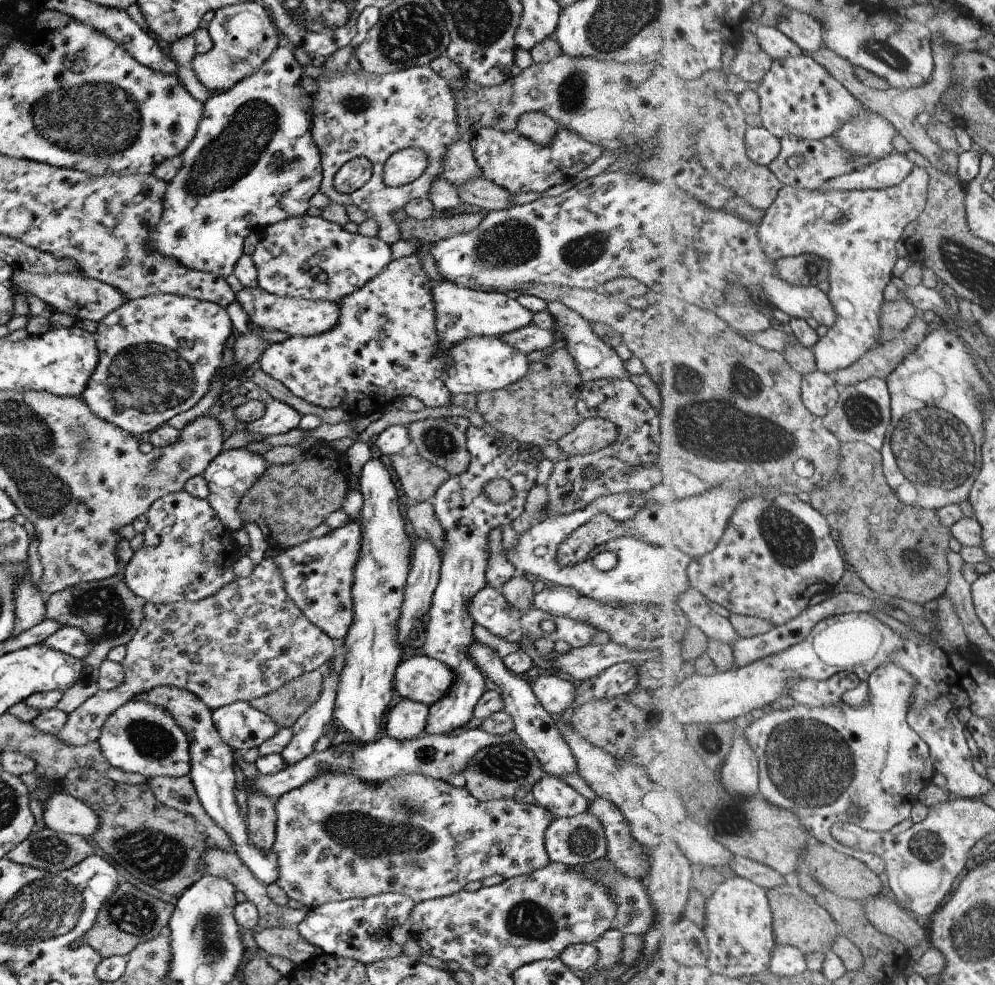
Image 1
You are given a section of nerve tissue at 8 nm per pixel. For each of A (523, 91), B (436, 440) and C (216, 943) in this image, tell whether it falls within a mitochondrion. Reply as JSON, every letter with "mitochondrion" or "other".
{"A":"other","B":"mitochondrion","C":"mitochondrion"}

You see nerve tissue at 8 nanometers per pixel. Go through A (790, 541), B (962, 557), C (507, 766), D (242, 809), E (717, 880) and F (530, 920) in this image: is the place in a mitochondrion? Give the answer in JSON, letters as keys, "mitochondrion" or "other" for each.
{"A":"mitochondrion","B":"other","C":"mitochondrion","D":"other","E":"other","F":"mitochondrion"}

